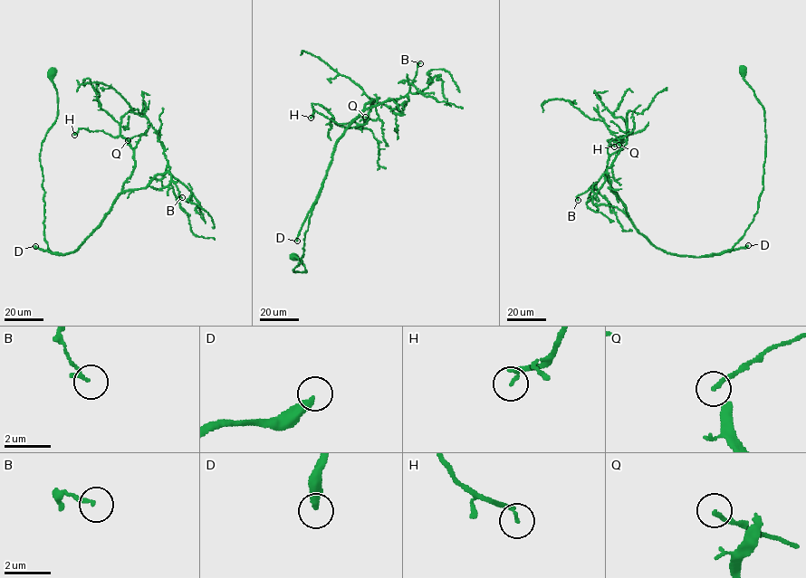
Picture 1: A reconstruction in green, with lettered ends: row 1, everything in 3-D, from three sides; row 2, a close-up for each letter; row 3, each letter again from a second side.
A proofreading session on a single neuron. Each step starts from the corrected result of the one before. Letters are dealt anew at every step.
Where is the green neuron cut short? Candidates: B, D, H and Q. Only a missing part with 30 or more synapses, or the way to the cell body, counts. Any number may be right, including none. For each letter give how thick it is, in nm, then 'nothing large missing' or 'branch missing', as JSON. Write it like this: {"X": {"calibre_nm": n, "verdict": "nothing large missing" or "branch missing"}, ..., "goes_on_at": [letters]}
{"B": {"calibre_nm": 160, "verdict": "nothing large missing"}, "D": {"calibre_nm": 320, "verdict": "branch missing"}, "H": {"calibre_nm": 180, "verdict": "nothing large missing"}, "Q": {"calibre_nm": 170, "verdict": "nothing large missing"}, "goes_on_at": ["D"]}

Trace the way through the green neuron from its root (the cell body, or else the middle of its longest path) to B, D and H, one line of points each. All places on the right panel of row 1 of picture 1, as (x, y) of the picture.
B: (743, 71), (764, 111), (765, 160), (758, 211), (731, 249), (699, 257), (656, 248), (606, 173), (578, 200)
D: (743, 71), (743, 80), (764, 111), (763, 189), (758, 211), (745, 233), (731, 249), (719, 253), (748, 245)
H: (743, 71), (765, 160), (758, 211), (731, 249), (652, 245), (609, 182), (626, 141), (614, 146)

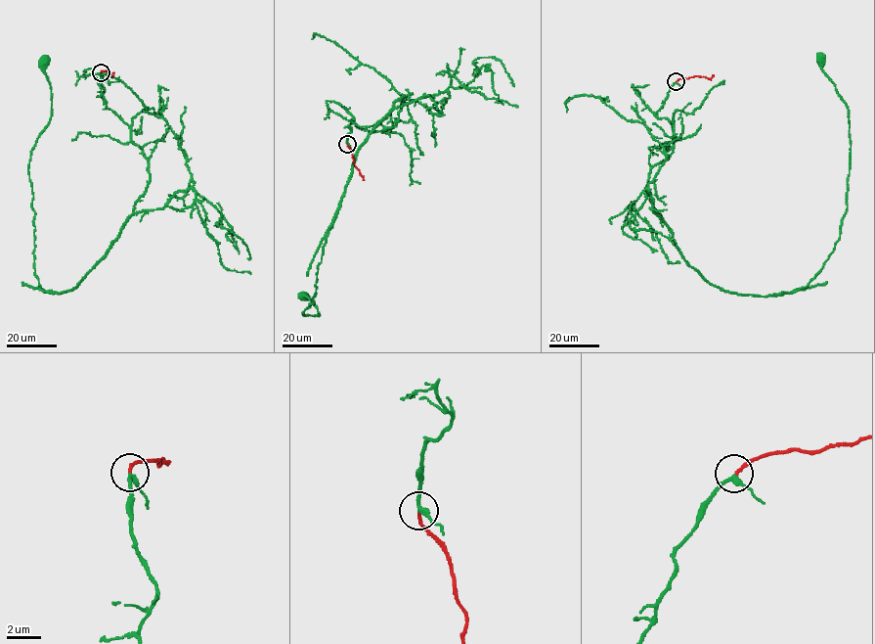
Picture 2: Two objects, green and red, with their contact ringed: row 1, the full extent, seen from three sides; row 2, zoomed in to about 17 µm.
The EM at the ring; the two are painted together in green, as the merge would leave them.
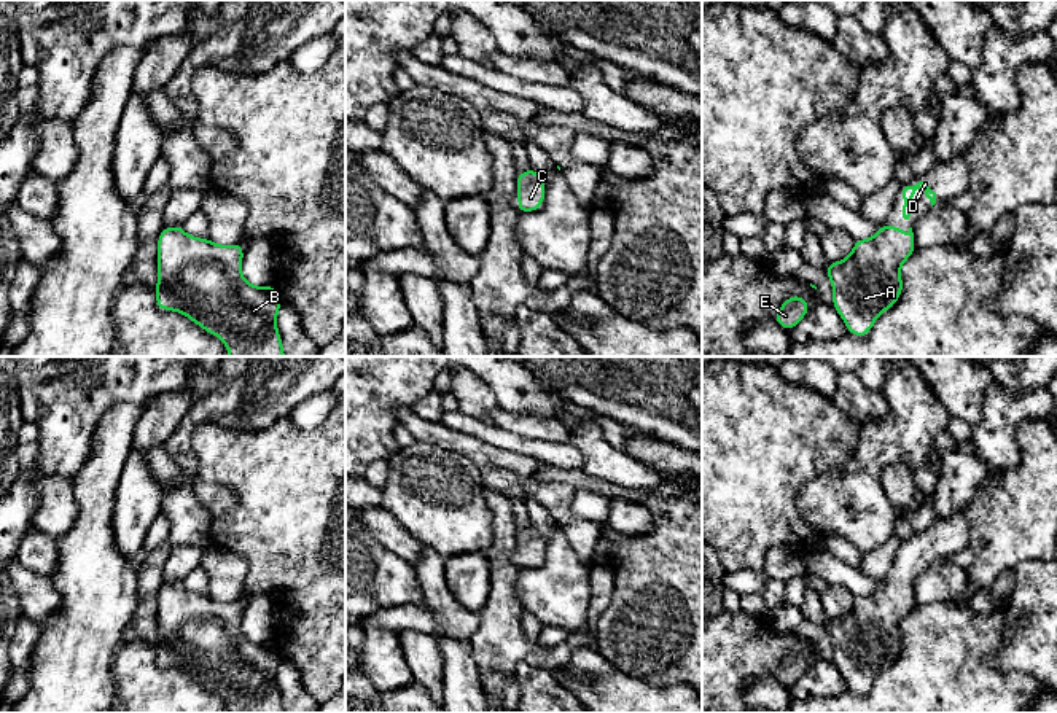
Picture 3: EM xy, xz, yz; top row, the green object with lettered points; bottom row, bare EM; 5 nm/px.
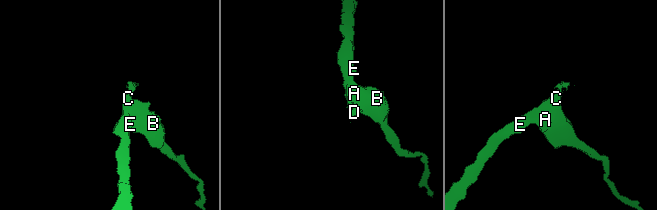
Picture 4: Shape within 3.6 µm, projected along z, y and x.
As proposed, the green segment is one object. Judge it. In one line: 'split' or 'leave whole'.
leave whole

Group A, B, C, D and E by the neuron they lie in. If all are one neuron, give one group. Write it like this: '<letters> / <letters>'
A B C D E

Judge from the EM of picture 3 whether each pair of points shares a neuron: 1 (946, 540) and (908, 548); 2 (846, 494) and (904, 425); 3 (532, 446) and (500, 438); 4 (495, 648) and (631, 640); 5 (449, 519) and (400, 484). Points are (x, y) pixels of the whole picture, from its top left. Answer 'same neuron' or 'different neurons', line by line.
1: same neuron
2: same neuron
3: same neuron
4: different neurons
5: same neuron

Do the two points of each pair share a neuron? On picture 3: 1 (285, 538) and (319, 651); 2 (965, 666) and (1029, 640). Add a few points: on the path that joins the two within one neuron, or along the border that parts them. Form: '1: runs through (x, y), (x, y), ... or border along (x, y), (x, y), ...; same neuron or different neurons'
1: runs through (314, 567), (319, 572), (319, 623); same neuron
2: border along (1005, 626), (1002, 645), (986, 661), (1017, 674); different neurons

